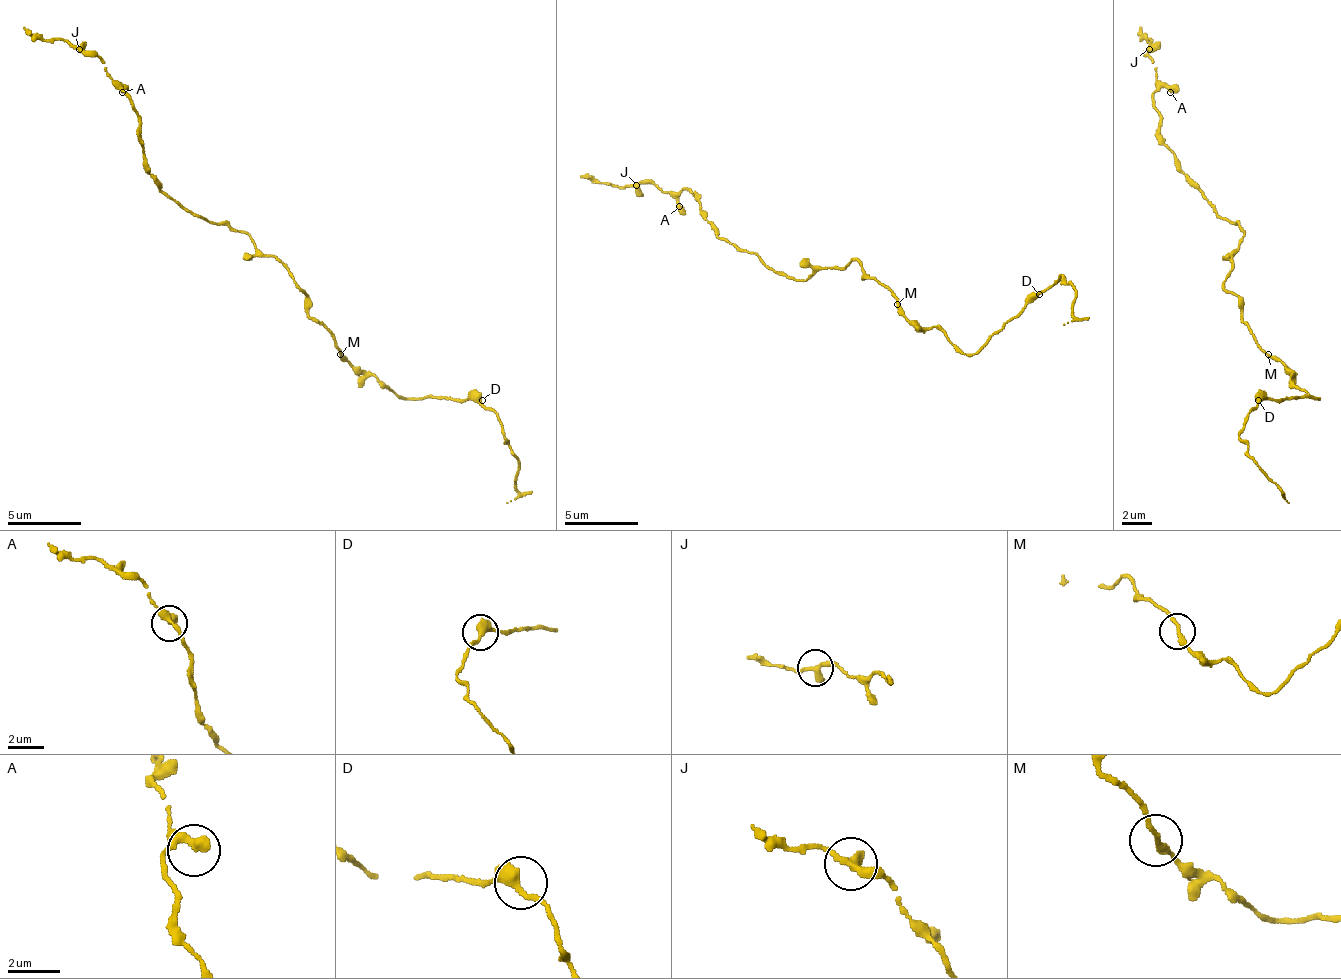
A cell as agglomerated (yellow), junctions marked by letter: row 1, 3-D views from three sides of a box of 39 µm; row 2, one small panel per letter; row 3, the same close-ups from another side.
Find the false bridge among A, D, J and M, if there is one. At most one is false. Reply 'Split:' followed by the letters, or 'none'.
Split: none

